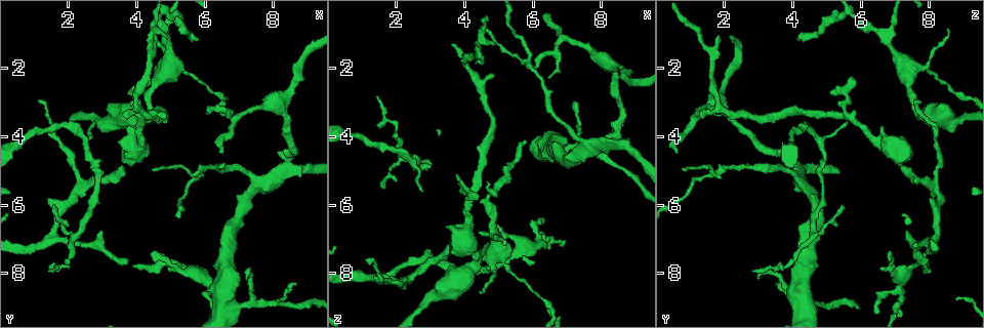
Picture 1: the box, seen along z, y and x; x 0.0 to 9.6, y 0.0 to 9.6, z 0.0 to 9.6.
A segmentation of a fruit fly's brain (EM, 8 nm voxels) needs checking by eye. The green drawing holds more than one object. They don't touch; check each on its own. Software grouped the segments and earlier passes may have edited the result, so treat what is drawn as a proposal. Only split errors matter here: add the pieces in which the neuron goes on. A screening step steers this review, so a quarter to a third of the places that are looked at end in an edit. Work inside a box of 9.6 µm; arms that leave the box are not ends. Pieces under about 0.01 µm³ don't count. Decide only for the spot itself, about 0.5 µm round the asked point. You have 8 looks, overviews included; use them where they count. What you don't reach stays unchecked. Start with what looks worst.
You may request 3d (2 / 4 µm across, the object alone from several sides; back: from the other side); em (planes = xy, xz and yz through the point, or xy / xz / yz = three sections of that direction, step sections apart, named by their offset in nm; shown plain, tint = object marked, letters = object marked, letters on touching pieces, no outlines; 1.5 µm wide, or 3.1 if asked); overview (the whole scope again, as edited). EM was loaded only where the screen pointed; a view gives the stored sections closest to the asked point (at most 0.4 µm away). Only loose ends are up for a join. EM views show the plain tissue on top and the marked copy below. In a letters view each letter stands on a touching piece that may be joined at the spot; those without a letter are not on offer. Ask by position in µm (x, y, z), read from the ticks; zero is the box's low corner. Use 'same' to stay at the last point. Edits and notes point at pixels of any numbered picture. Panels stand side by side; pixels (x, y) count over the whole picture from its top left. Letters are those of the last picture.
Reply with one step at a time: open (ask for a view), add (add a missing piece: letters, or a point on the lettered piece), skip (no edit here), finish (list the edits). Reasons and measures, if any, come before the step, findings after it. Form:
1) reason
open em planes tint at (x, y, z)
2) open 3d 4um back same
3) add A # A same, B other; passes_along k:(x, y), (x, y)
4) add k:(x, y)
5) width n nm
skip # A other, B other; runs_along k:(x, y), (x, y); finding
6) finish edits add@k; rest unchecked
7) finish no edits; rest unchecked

end of a long branch
open 3d 2um at (5.80, 1.10, 4.15)

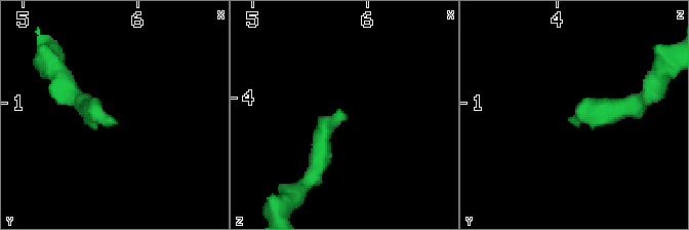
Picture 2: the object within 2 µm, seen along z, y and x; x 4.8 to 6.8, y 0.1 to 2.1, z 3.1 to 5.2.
now the EM
open em planes letters at (5.78, 1.12, 4.10)

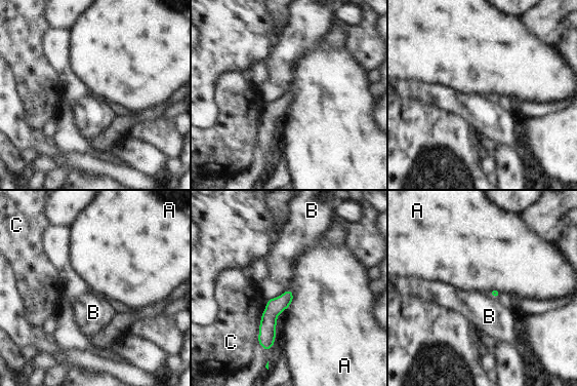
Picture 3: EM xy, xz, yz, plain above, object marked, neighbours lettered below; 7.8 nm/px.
skip # A other, B other, C other; border 3:(289, 288), (292, 301), (286, 309); none of them fits

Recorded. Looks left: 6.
branch stops here
open 3d 4um at (6.20, 9.10, 6.55)

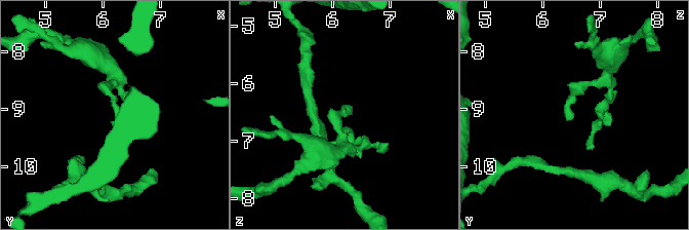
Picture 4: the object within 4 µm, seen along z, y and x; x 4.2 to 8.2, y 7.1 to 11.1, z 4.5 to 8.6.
open em planes tint at (6.30, 9.15, 6.55)

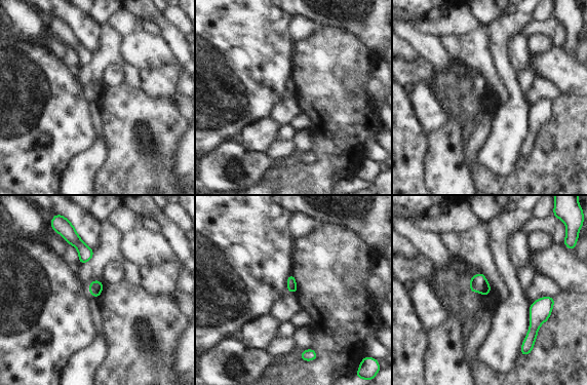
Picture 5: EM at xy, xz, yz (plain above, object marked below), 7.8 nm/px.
open em planes letters same

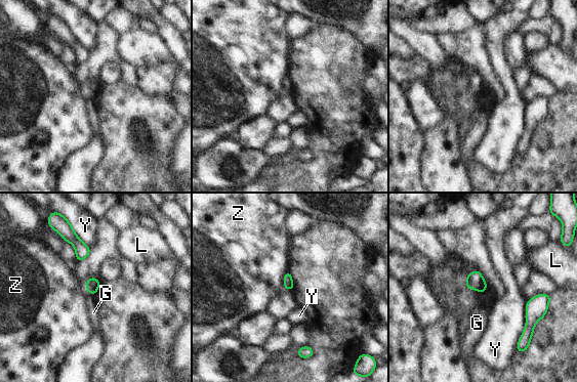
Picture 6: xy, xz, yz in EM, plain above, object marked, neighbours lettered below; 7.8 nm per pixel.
longest_contact Y 400 nm
skip # G other, L other, Y other, Z other; none of them fits

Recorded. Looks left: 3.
free end
open em planes letters at (4.20, 2.20, 5.65)

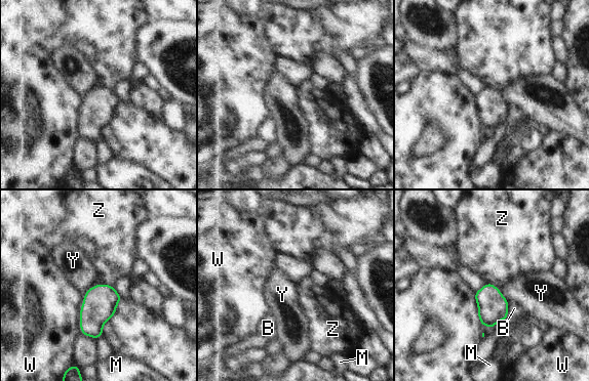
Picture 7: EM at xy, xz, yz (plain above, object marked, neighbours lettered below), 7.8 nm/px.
width 160 nm
skip # B other, M other, W other, Y other, Z other; no lettered piece goes on from it

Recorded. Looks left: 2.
finish no edits; rest unchecked

